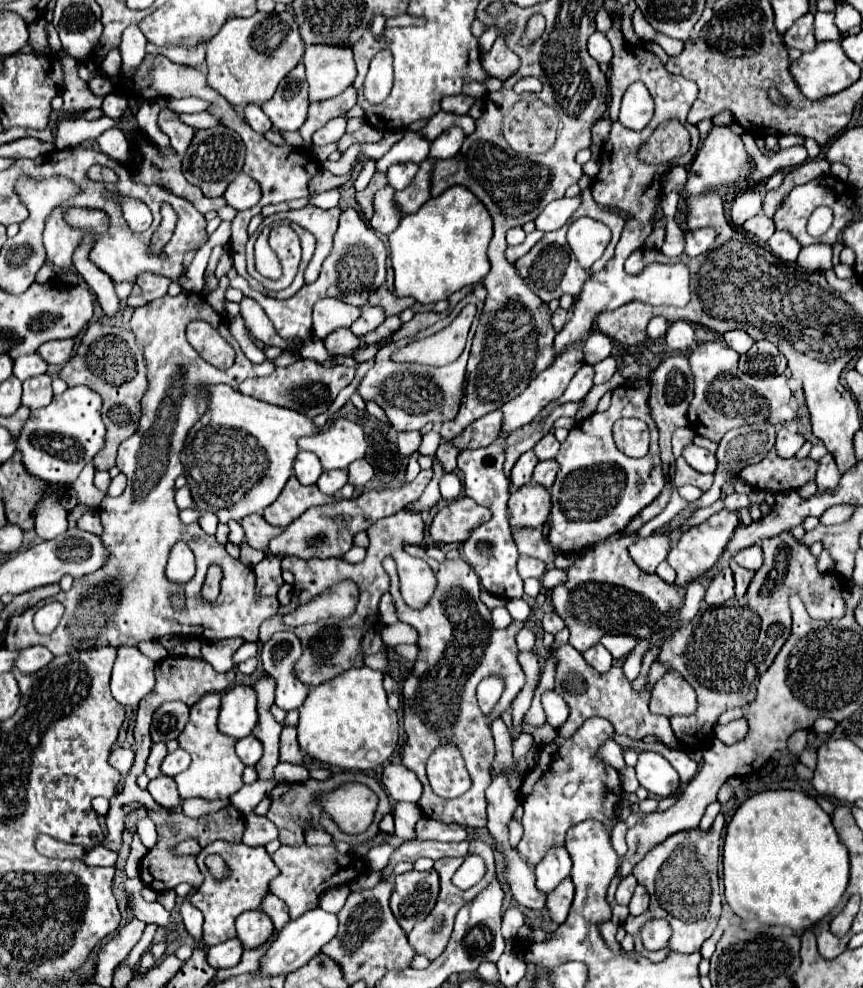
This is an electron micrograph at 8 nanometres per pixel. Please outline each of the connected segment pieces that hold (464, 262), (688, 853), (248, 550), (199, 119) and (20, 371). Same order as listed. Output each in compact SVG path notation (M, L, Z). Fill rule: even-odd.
M451 186L441 196L429 198L415 214L403 216L399 228L389 234L395 294L413 296L421 304L435 304L465 286L477 284L489 272L487 246L491 236L491 216L471 190Z
M719 814L713 822L713 826L703 832L699 828L677 832L675 836L669 836L659 846L651 848L647 856L633 868L633 876L639 884L647 888L651 894L649 910L641 916L627 916L623 922L623 928L627 934L635 940L635 952L649 958L651 962L661 962L669 950L677 952L699 952L701 944L713 934L719 914L721 914L721 900L719 900L719 884L717 884L717 866L719 866L719 846L721 846L721 830L725 826L723 814ZM653 918L665 918L671 922L673 936L671 944L665 950L659 952L647 952L639 940L639 928L643 922Z
M243 538L243 542L241 542L241 556L239 556L239 560L241 560L243 564L247 564L247 566L255 566L261 558L263 558L263 554L261 554L259 550L253 550L253 548L247 544L247 538Z
M199 112L199 114L179 114L183 122L189 122L193 124L193 128L201 130L201 128L213 128L213 126L219 126L221 120L209 112Z
M37 352L27 354L27 356L19 356L15 360L13 374L19 380L27 380L27 378L33 378L33 376L39 376L39 374L45 374L45 372L47 372L47 362Z

